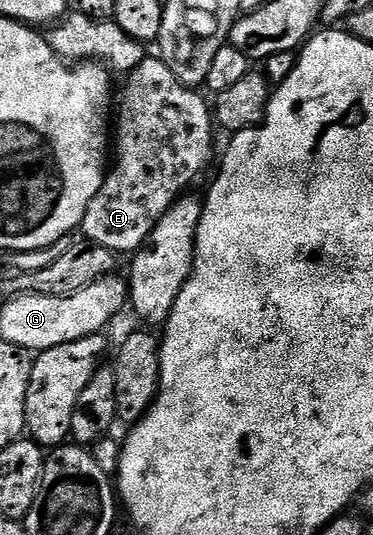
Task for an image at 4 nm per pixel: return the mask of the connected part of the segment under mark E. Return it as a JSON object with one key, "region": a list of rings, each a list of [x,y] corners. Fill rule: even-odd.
{"region":[[[146,57],[130,74],[125,76],[122,100],[116,103],[116,147],[118,160],[106,172],[100,193],[92,197],[92,205],[82,218],[81,232],[89,242],[104,245],[115,253],[139,251],[148,241],[152,229],[168,213],[171,205],[191,190],[190,187],[210,167],[214,155],[214,131],[212,107],[201,90],[186,87],[157,57]]]}

